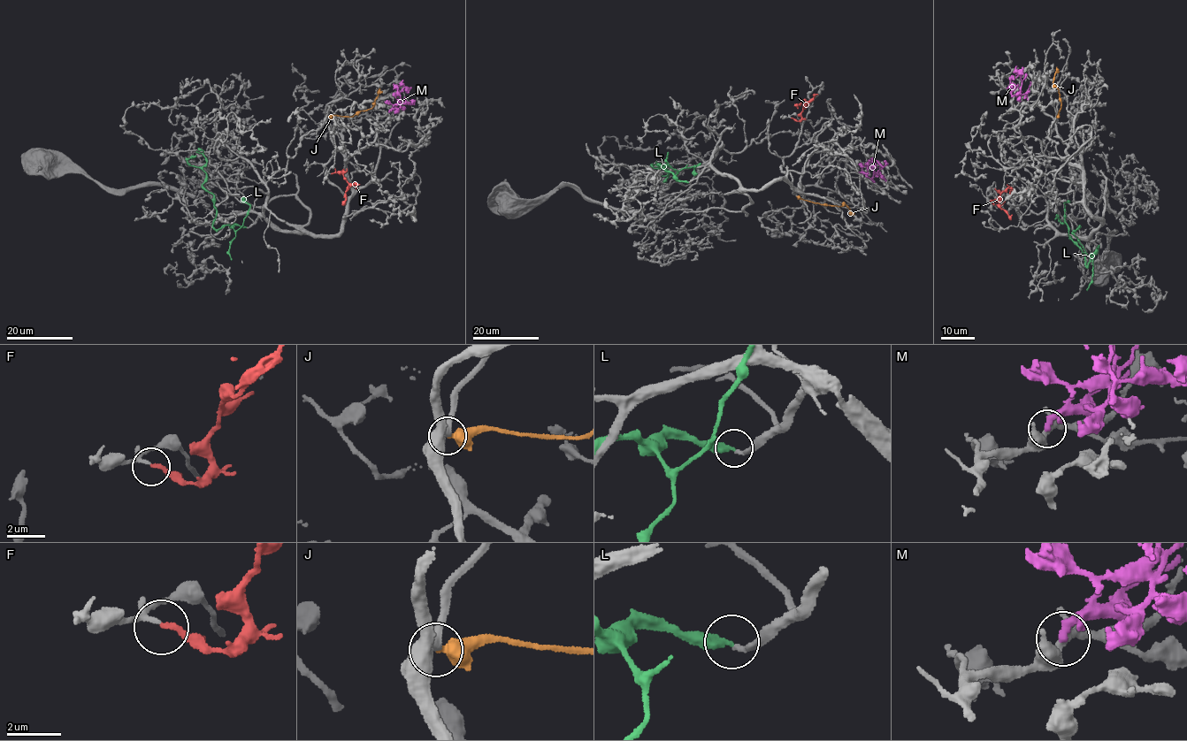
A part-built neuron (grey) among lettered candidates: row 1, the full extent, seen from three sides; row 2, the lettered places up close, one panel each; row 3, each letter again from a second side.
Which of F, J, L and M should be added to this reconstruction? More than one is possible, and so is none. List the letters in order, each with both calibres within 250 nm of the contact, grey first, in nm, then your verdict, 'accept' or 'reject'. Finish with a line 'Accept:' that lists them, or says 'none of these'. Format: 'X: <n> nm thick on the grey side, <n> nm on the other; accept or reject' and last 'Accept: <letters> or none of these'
F: 160 nm thick on the grey side, 180 nm on the other; accept
J: 360 nm thick on the grey side, 480 nm on the other; reject
L: 200 nm thick on the grey side, 340 nm on the other; reject
M: 240 nm thick on the grey side, 280 nm on the other; reject
Accept: F

